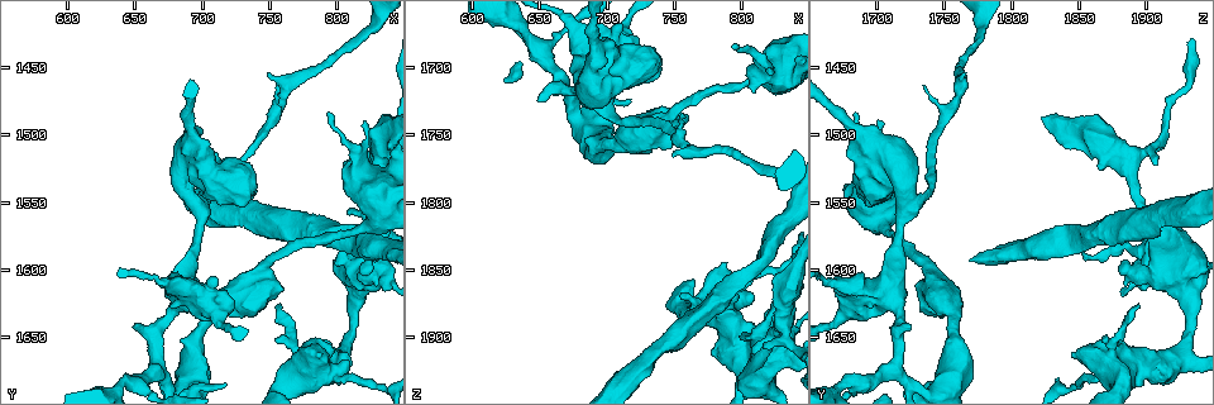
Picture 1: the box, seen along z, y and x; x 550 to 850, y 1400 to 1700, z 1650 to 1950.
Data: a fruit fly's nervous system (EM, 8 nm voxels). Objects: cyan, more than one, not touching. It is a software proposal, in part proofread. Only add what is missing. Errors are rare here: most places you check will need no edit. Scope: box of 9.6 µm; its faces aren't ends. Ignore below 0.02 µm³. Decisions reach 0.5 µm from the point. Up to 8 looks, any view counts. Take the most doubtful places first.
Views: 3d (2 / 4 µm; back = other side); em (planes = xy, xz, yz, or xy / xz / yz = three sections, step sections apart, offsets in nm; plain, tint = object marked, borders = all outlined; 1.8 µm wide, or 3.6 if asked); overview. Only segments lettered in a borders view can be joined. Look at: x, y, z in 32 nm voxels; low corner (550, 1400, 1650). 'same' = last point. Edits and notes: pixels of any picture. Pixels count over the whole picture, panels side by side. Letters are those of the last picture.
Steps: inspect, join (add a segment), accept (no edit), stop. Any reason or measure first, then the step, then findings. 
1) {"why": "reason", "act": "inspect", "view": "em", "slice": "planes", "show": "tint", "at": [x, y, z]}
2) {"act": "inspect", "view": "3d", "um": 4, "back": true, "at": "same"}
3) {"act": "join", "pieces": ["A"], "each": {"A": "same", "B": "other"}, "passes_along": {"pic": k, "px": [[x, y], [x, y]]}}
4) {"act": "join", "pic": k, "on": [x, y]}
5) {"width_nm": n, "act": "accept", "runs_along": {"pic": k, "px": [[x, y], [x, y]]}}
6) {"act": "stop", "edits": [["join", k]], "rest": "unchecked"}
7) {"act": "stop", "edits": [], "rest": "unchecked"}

{"why": "an open end", "act": "inspect", "view": "3d", "um": 4, "at": [680, 1680, 1760]}

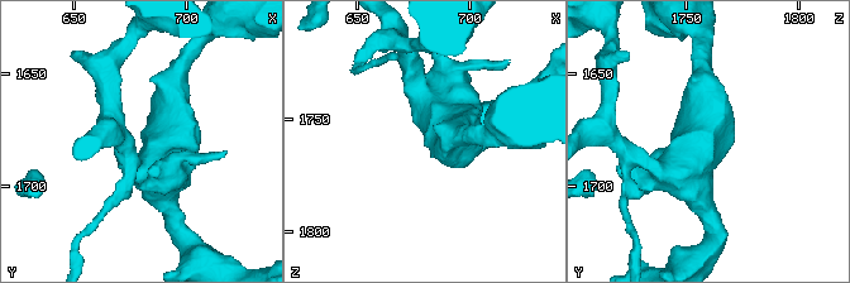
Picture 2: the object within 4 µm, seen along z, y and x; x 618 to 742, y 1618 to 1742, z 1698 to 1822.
{"act": "inspect", "view": "em", "slice": "xy", "step": 4, "show": "borders", "at": [679, 1679, 1758]}

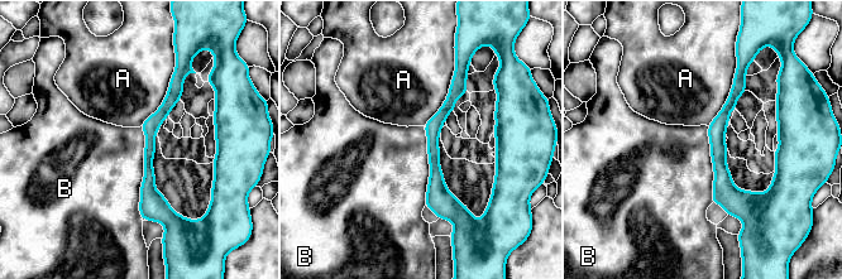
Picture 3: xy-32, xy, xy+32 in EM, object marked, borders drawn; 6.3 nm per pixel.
{"act": "accept", "each": {"A": "other", "B": "other"}, "found": "no lettered segment goes on from it"}

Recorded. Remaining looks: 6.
{"why": "small branch off a trunk", "act": "inspect", "view": "3d", "um": 4, "at": [814, 1620, 1934]}

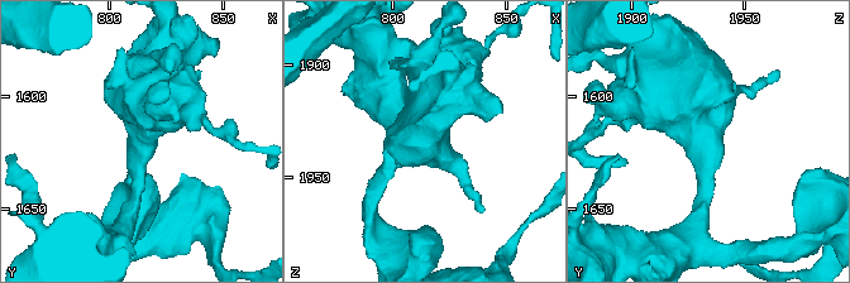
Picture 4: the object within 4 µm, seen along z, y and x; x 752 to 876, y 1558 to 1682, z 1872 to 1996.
{"arms": 3, "arm_widths_nm": [190, 440, 650], "act": "inspect", "view": "em", "um": 3.6, "slice": "planes", "show": "tint", "at": [814, 1619, 1932]}

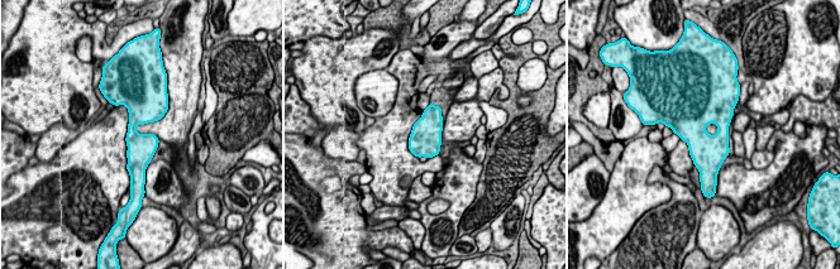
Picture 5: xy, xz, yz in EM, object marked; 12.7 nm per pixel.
{"act": "inspect", "view": "em", "um": 3.6, "slice": "planes", "show": "borders", "at": "same"}

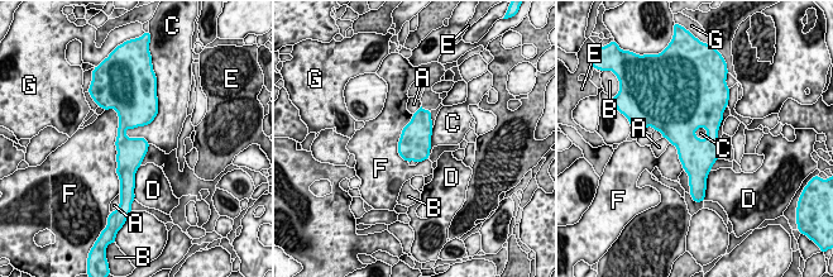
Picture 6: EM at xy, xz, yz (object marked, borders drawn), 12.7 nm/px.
{"act": "accept", "each": {"A": "other", "B": "other", "C": "other", "D": "other", "E": "other", "F": "other", "G": "other"}, "found": "no lettered segment goes on from it"}

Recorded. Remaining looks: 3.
{"why": "thick turns thin", "act": "inspect", "view": "3d", "um": 4, "at": [828, 1560, 1702]}

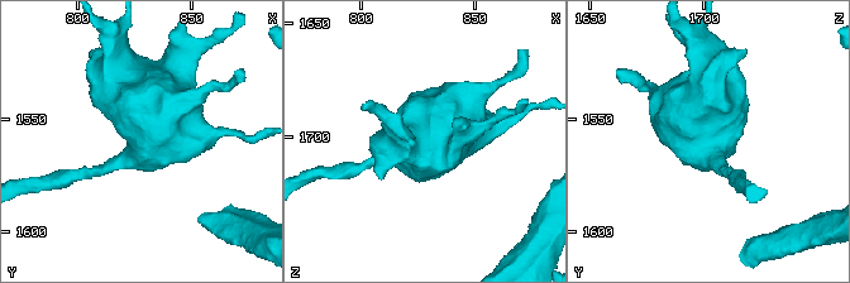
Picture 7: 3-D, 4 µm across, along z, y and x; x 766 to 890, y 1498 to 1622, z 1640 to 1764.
{"why": "shape alone is not enough", "act": "inspect", "view": "em", "um": 3.6, "slice": "planes", "show": "tint", "at": [829, 1562, 1702]}

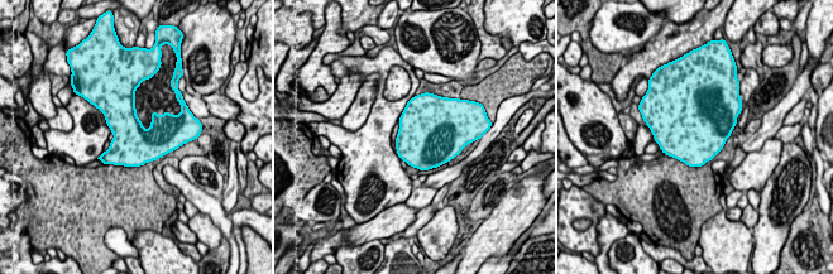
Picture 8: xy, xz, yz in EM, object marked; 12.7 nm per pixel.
{"act": "inspect", "view": "em", "um": 3.6, "slice": "planes", "show": "borders", "at": "same"}

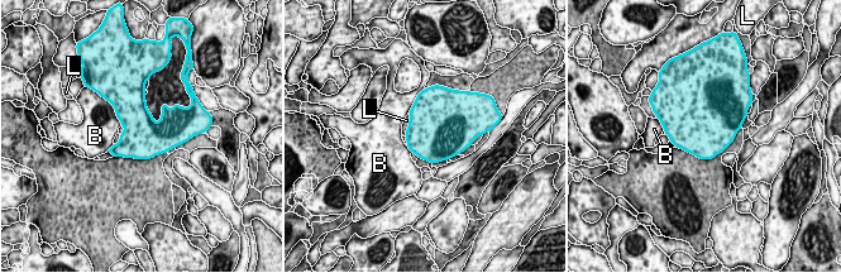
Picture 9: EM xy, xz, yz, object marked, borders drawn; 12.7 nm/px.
{"act": "accept", "each": {"B": "other", "L": "other"}, "border": {"pic": 9, "px": [[410, 113], [410, 120], [404, 135]]}, "found": "no lettered segment goes on from it"}

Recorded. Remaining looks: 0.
{"act": "stop", "edits": [], "rest": "unchecked"}

